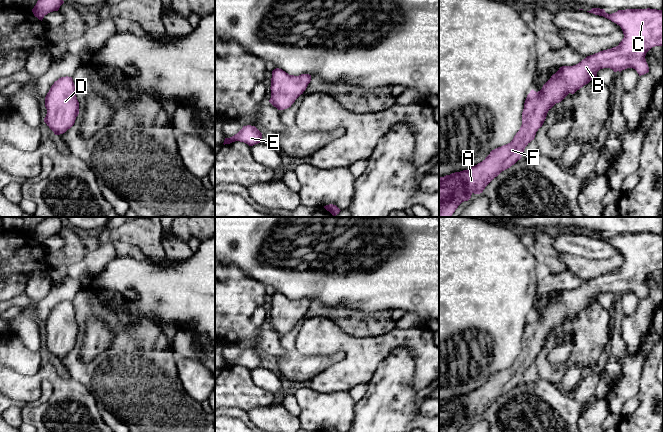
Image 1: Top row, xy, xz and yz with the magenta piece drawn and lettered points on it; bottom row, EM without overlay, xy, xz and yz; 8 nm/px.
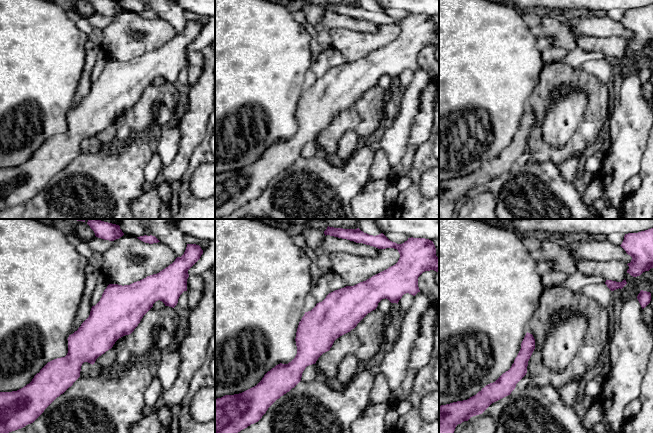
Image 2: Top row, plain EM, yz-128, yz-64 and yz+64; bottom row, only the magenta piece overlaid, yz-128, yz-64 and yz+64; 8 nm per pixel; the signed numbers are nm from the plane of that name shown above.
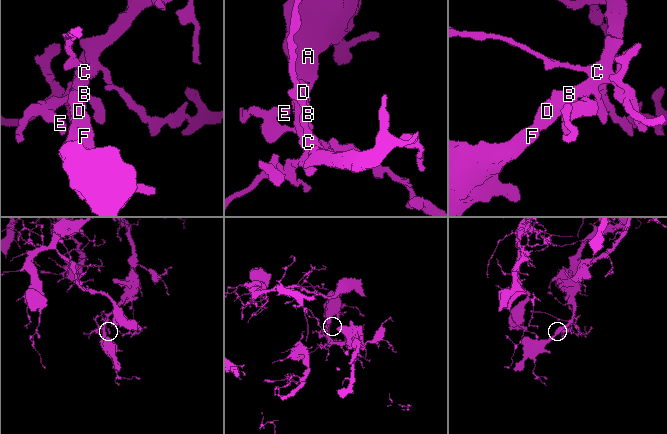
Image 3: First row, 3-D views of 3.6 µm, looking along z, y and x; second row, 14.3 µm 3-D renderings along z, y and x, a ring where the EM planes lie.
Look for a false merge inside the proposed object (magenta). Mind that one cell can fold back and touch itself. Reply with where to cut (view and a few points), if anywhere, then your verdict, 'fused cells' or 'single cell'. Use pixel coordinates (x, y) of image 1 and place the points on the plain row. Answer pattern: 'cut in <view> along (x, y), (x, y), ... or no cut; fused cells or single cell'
no cut; single cell

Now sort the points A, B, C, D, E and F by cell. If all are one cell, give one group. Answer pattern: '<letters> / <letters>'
A B C D E F

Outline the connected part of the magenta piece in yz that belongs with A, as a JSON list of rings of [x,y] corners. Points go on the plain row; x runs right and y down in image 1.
[[[592,232],[587,236],[603,240],[621,251],[624,262],[619,269],[587,280],[576,289],[560,291],[540,315],[536,316],[532,313],[524,327],[522,349],[510,367],[492,374],[482,386],[467,394],[439,401],[439,432],[458,432],[462,426],[468,425],[473,417],[482,417],[495,401],[521,383],[525,371],[534,364],[536,356],[542,351],[548,335],[569,317],[574,318],[593,302],[597,302],[597,296],[600,293],[610,292],[614,296],[621,296],[627,292],[633,292],[639,300],[649,296],[645,283],[646,277],[652,271],[663,270],[663,234],[626,233],[608,238],[604,233]]]

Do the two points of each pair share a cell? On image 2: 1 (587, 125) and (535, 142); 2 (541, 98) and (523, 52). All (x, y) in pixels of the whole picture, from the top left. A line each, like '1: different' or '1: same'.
1: same
2: different

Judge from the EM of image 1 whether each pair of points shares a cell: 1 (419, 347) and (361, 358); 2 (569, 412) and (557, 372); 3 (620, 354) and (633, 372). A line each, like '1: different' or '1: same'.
1: same
2: different
3: same

